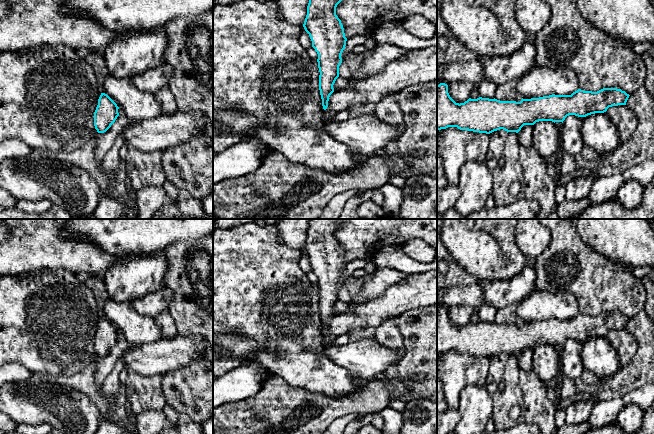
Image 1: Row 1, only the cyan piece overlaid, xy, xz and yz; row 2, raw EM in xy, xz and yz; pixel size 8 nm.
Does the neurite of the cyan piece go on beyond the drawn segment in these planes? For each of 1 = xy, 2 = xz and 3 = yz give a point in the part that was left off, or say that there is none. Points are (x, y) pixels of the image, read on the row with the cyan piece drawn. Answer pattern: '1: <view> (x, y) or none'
1: none
2: none
3: none

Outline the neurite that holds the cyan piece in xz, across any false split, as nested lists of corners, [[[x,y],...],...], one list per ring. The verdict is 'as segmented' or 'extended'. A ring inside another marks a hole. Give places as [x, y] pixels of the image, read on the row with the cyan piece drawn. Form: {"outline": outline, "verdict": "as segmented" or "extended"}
{"outline": [[[309,0],[303,24],[318,54],[319,90],[324,110],[334,92],[333,85],[339,77],[341,54],[347,41],[341,20],[336,15],[336,7],[341,1]]], "verdict": "as segmented"}

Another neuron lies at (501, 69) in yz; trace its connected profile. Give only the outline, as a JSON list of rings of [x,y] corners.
[[[532,39],[511,55],[484,58],[484,80],[497,85],[511,80],[520,80],[535,66],[536,49]]]

